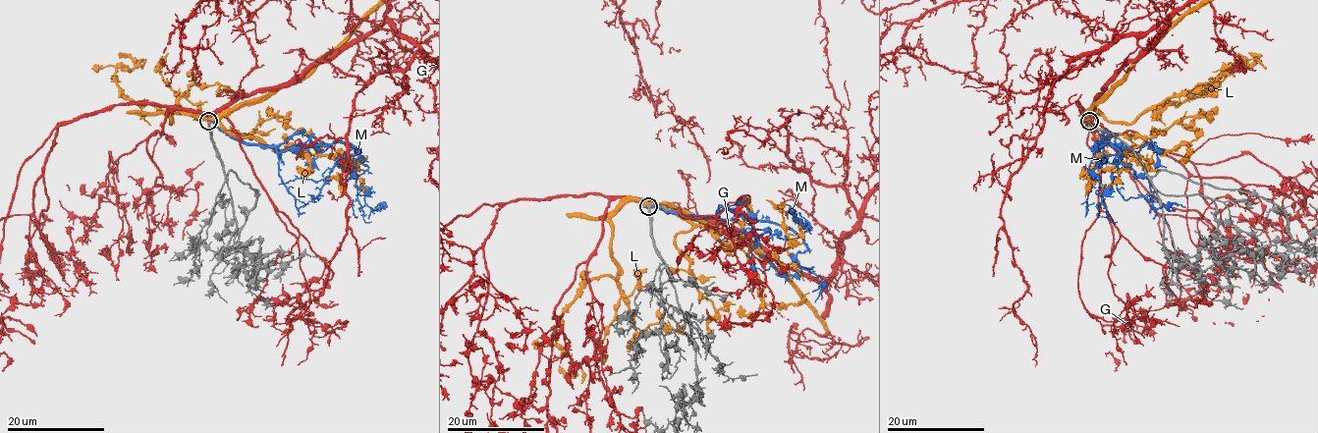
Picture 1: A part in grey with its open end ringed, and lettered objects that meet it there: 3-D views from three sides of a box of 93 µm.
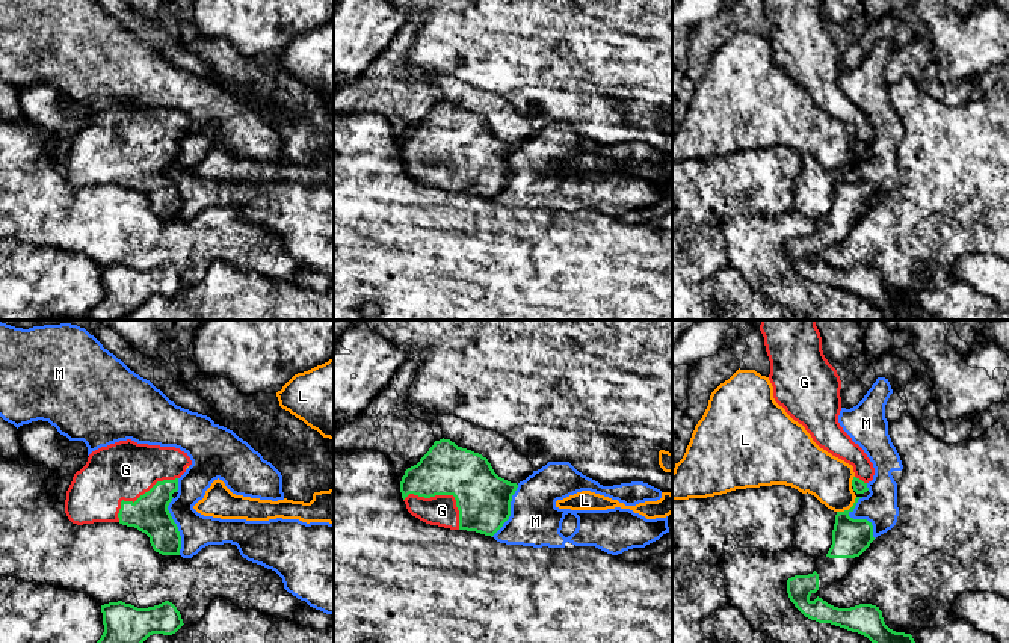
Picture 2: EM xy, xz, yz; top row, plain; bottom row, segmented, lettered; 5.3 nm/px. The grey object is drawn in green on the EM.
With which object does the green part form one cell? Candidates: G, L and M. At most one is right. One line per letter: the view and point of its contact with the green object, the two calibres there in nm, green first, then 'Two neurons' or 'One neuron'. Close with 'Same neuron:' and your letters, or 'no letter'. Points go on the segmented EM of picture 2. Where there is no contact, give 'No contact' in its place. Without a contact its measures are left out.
G: Touches green at xz (444, 494). Thickness 280 nm (green) against 170 nm. One neuron
L: Touches green at yz (849, 509). Thickness 200 nm (green) against 240 nm. Two neurons
M: Touches green at yz (858, 519). Thickness 200 nm (green) against 190 nm. Two neurons
Same neuron: G

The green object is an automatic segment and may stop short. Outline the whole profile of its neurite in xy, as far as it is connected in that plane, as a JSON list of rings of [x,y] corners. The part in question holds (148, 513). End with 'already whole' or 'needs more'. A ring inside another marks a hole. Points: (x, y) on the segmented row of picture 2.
[[[119,441],[92,451],[66,491],[65,513],[73,524],[119,522],[150,537],[162,555],[180,555],[181,536],[168,506],[178,491],[178,478],[192,465],[187,453],[175,447]]] | needs more

